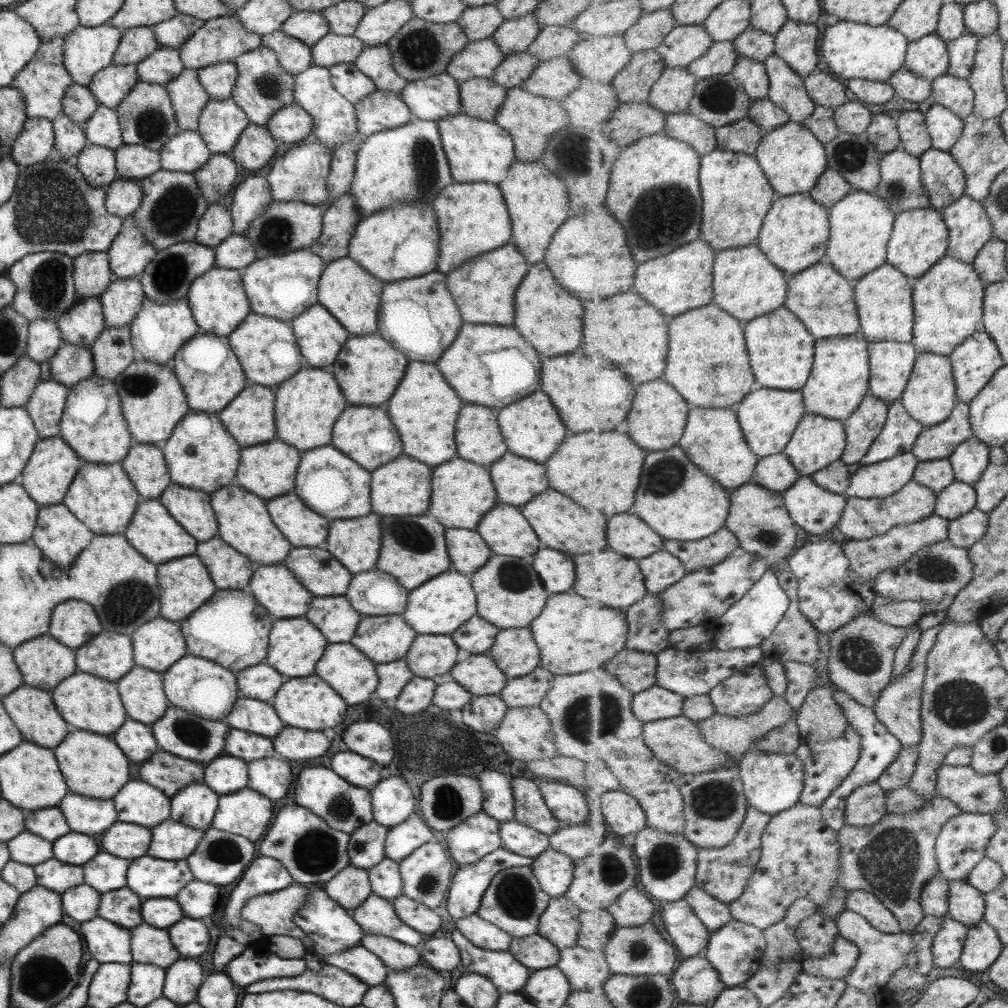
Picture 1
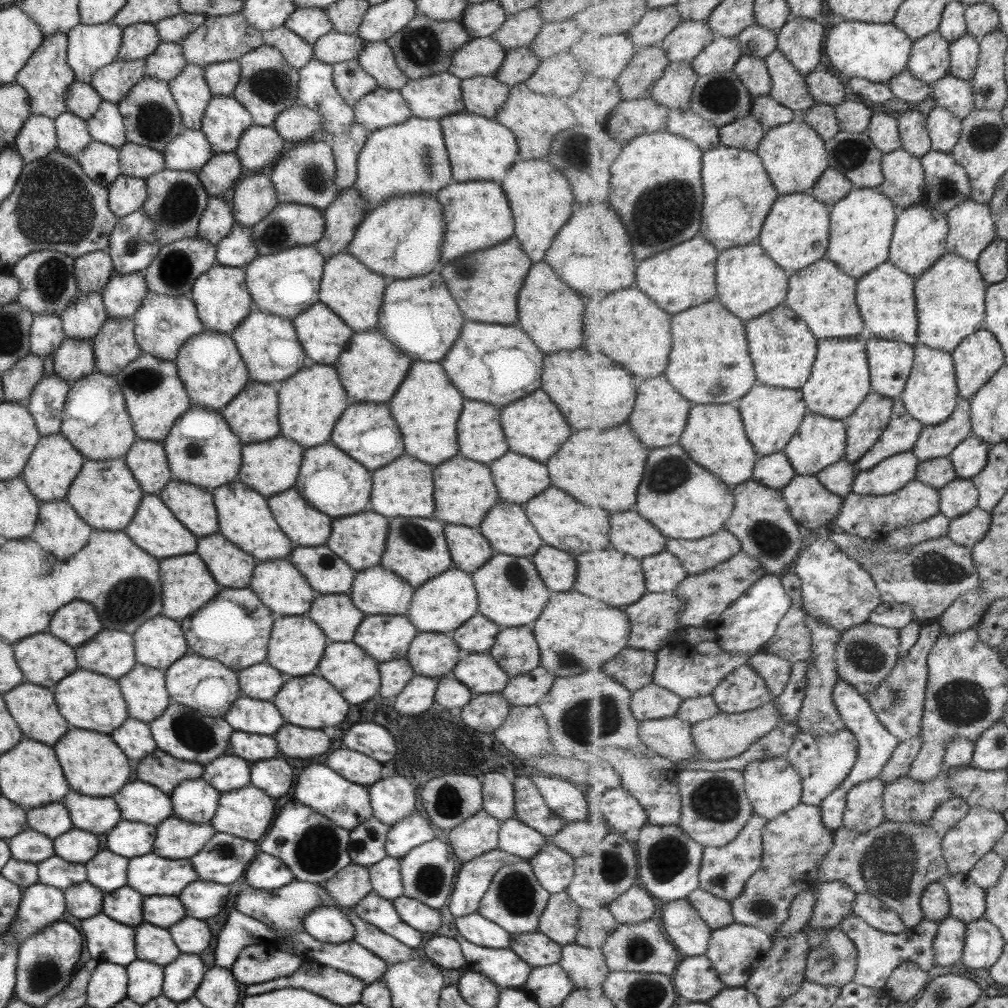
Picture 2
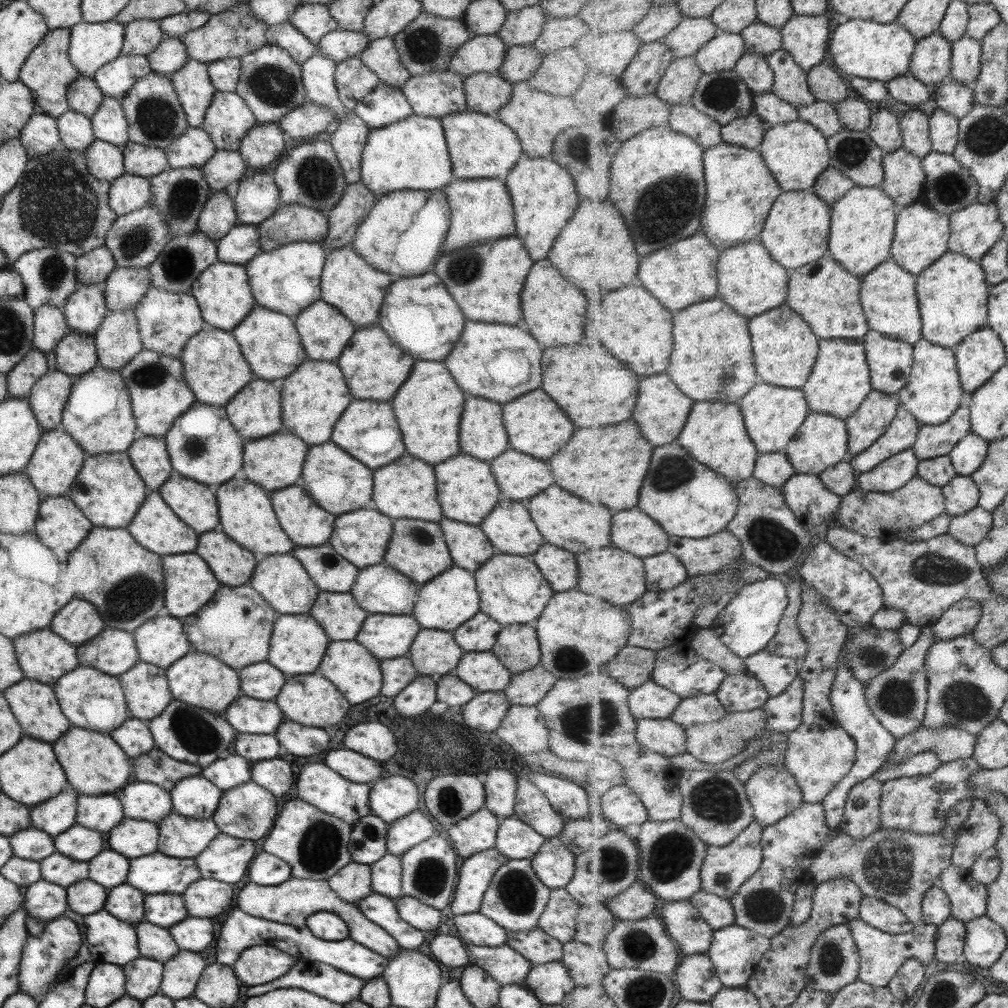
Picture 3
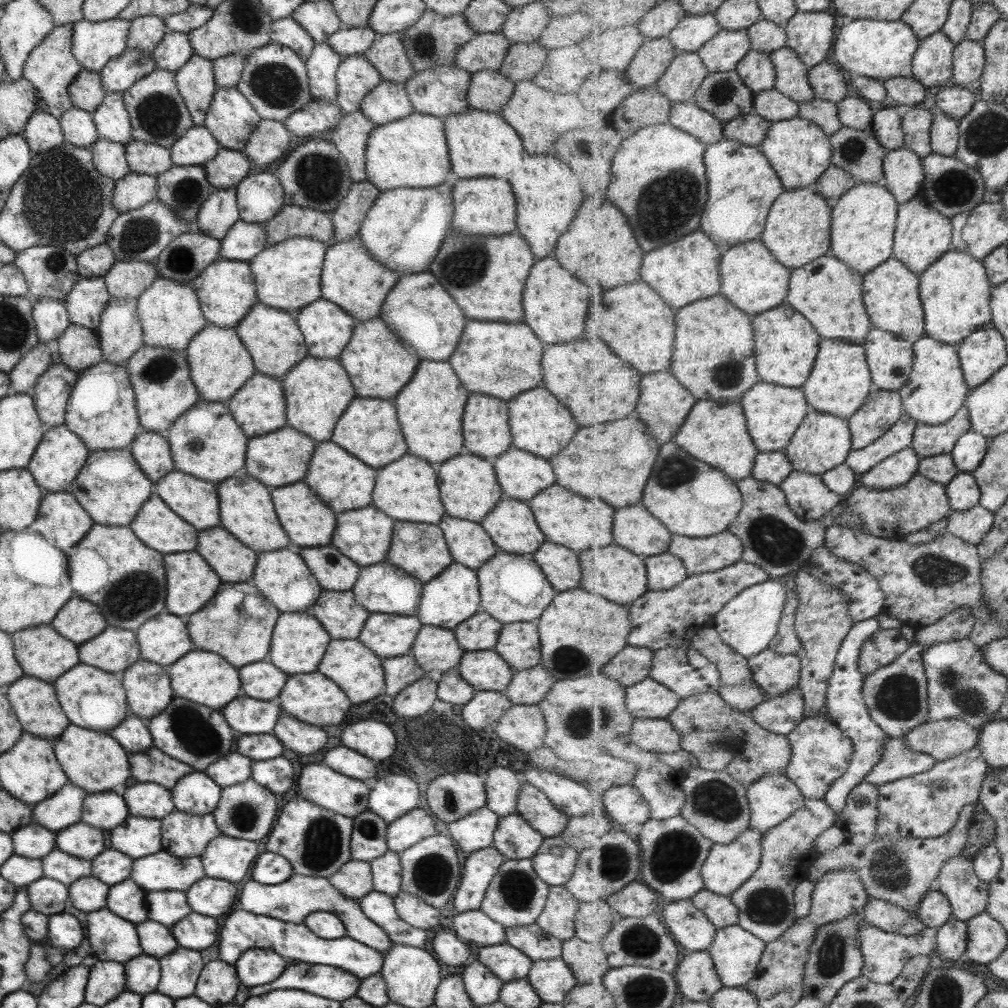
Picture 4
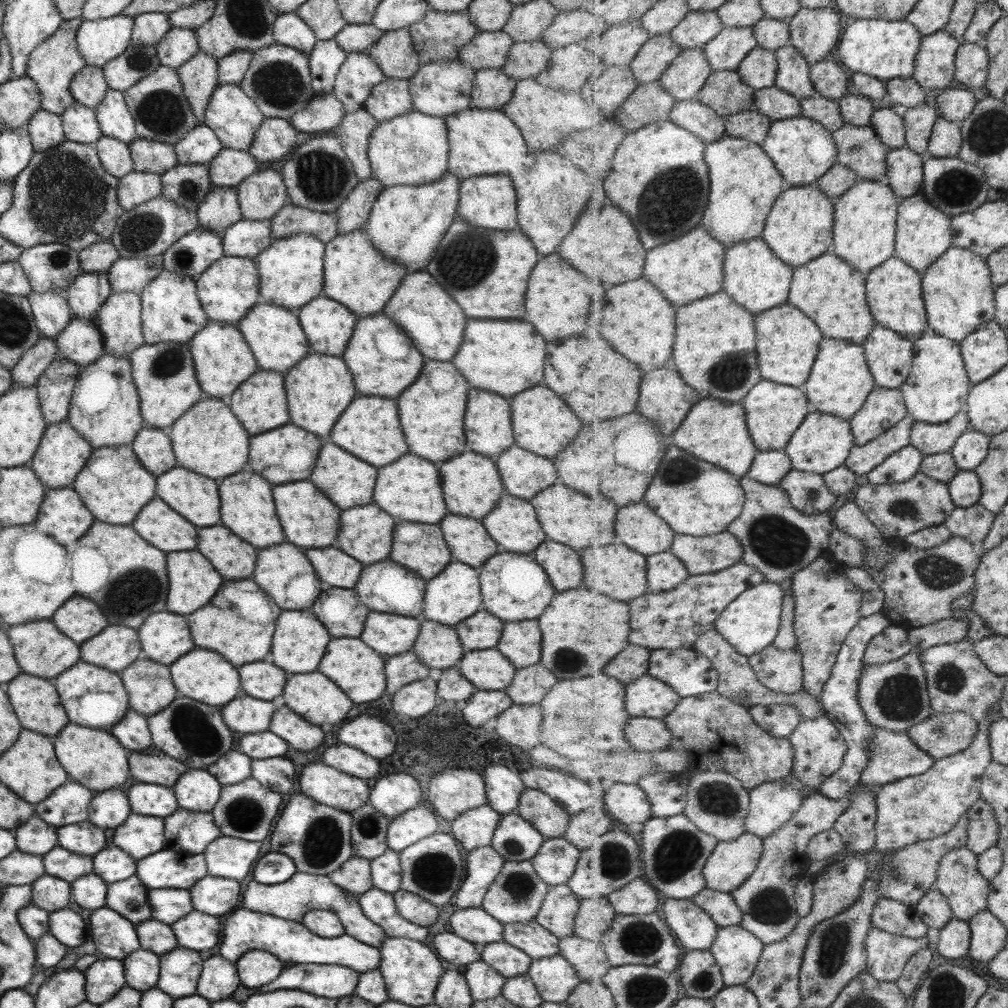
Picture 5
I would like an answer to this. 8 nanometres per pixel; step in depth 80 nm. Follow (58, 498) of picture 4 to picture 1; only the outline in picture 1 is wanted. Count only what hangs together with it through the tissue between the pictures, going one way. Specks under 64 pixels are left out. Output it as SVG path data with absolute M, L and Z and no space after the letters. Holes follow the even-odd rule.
M47 504L37 509L35 528L29 541L35 545L40 554L54 566L65 570L69 568L76 556L90 543L93 533L78 521L63 504Z

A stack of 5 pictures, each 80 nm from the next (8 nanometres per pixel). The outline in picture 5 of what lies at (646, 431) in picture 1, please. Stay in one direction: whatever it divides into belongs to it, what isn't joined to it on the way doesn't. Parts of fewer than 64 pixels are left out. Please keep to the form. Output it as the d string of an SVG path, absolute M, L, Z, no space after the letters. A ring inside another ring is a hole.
M674 367L659 368L657 372L647 372L640 388L639 412L655 422L656 426L661 428L661 432L667 436L673 434L684 423L689 411L702 399L699 392L683 380L681 374Z

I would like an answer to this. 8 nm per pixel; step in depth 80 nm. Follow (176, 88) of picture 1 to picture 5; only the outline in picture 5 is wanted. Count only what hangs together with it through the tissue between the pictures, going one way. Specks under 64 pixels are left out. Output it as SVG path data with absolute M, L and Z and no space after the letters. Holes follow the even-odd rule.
M201 51L176 68L183 96L197 119L197 125L202 125L211 93L219 85L216 70L216 59Z

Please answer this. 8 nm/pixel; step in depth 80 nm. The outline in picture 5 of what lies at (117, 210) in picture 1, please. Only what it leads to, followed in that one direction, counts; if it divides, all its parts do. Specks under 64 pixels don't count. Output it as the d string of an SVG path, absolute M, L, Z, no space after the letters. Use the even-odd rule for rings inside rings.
M129 172L118 180L117 204L125 211L160 196L160 176L152 173Z

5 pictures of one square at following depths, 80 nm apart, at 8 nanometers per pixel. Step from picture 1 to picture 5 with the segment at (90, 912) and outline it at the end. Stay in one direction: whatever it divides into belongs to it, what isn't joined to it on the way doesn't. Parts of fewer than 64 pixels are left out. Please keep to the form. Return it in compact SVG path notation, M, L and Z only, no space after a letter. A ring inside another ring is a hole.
M93 873L80 876L70 883L72 901L87 910L105 907L106 890L107 883Z

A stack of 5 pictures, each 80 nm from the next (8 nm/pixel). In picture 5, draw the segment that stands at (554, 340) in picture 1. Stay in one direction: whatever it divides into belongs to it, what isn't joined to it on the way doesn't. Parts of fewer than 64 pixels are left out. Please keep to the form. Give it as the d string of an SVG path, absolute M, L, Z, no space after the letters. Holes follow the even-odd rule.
M549 254L535 264L529 274L527 290L525 290L525 316L527 322L533 324L537 334L545 342L563 340L569 336L577 336L587 326L587 312L593 312L593 306L603 306L605 288L601 284L593 284L593 280L585 280L579 272L569 268L557 254Z

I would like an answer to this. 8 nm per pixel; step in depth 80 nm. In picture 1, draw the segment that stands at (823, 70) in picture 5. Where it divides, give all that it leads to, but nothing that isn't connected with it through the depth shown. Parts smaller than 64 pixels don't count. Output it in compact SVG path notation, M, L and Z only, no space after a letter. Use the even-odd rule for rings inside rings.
M813 72L804 79L809 96L816 105L837 110L847 102L847 92L839 80L835 80L829 73Z

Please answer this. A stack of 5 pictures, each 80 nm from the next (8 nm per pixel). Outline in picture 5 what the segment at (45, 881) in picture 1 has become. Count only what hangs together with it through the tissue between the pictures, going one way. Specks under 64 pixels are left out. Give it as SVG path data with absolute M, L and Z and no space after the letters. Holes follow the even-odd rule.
M55 845L42 856L44 872L59 880L72 883L76 878L92 873L92 858L67 852Z

